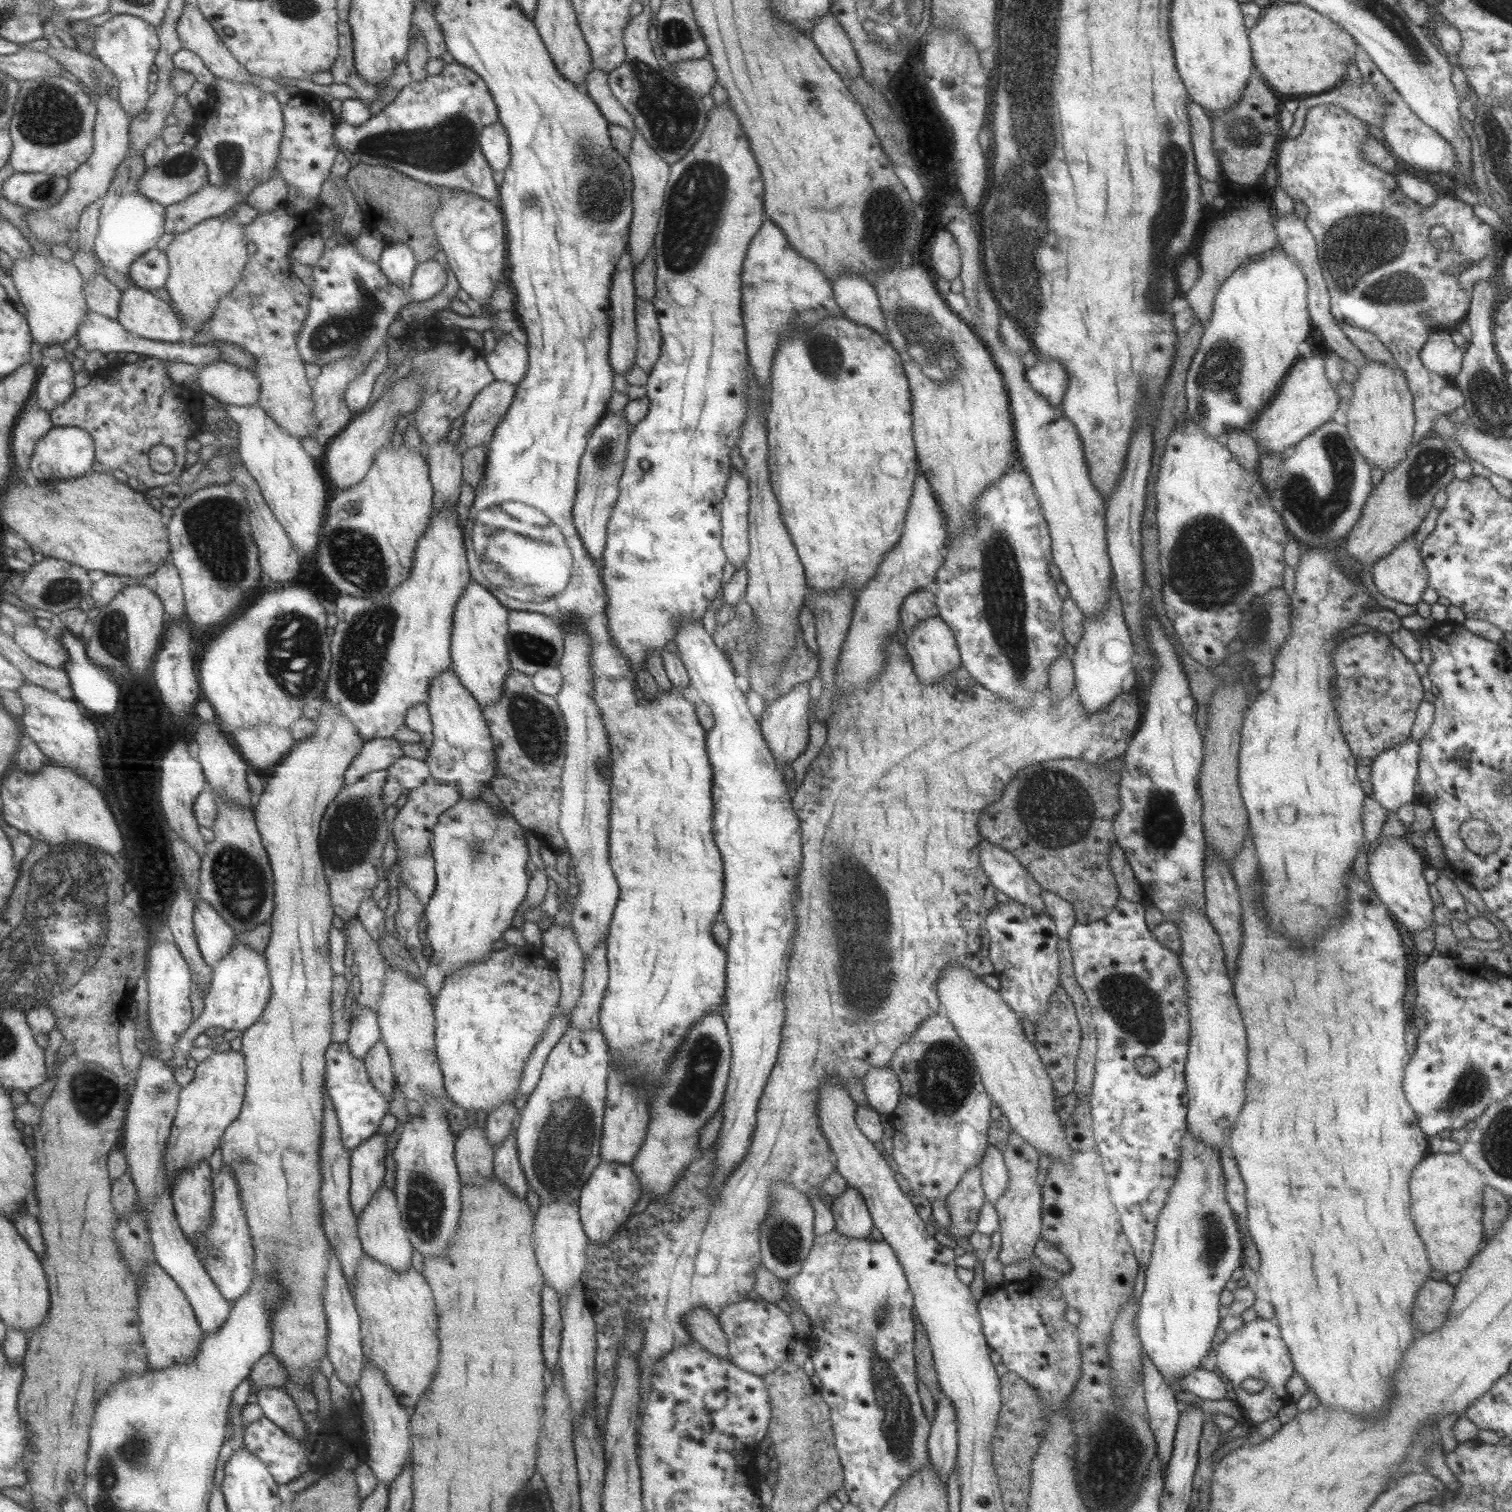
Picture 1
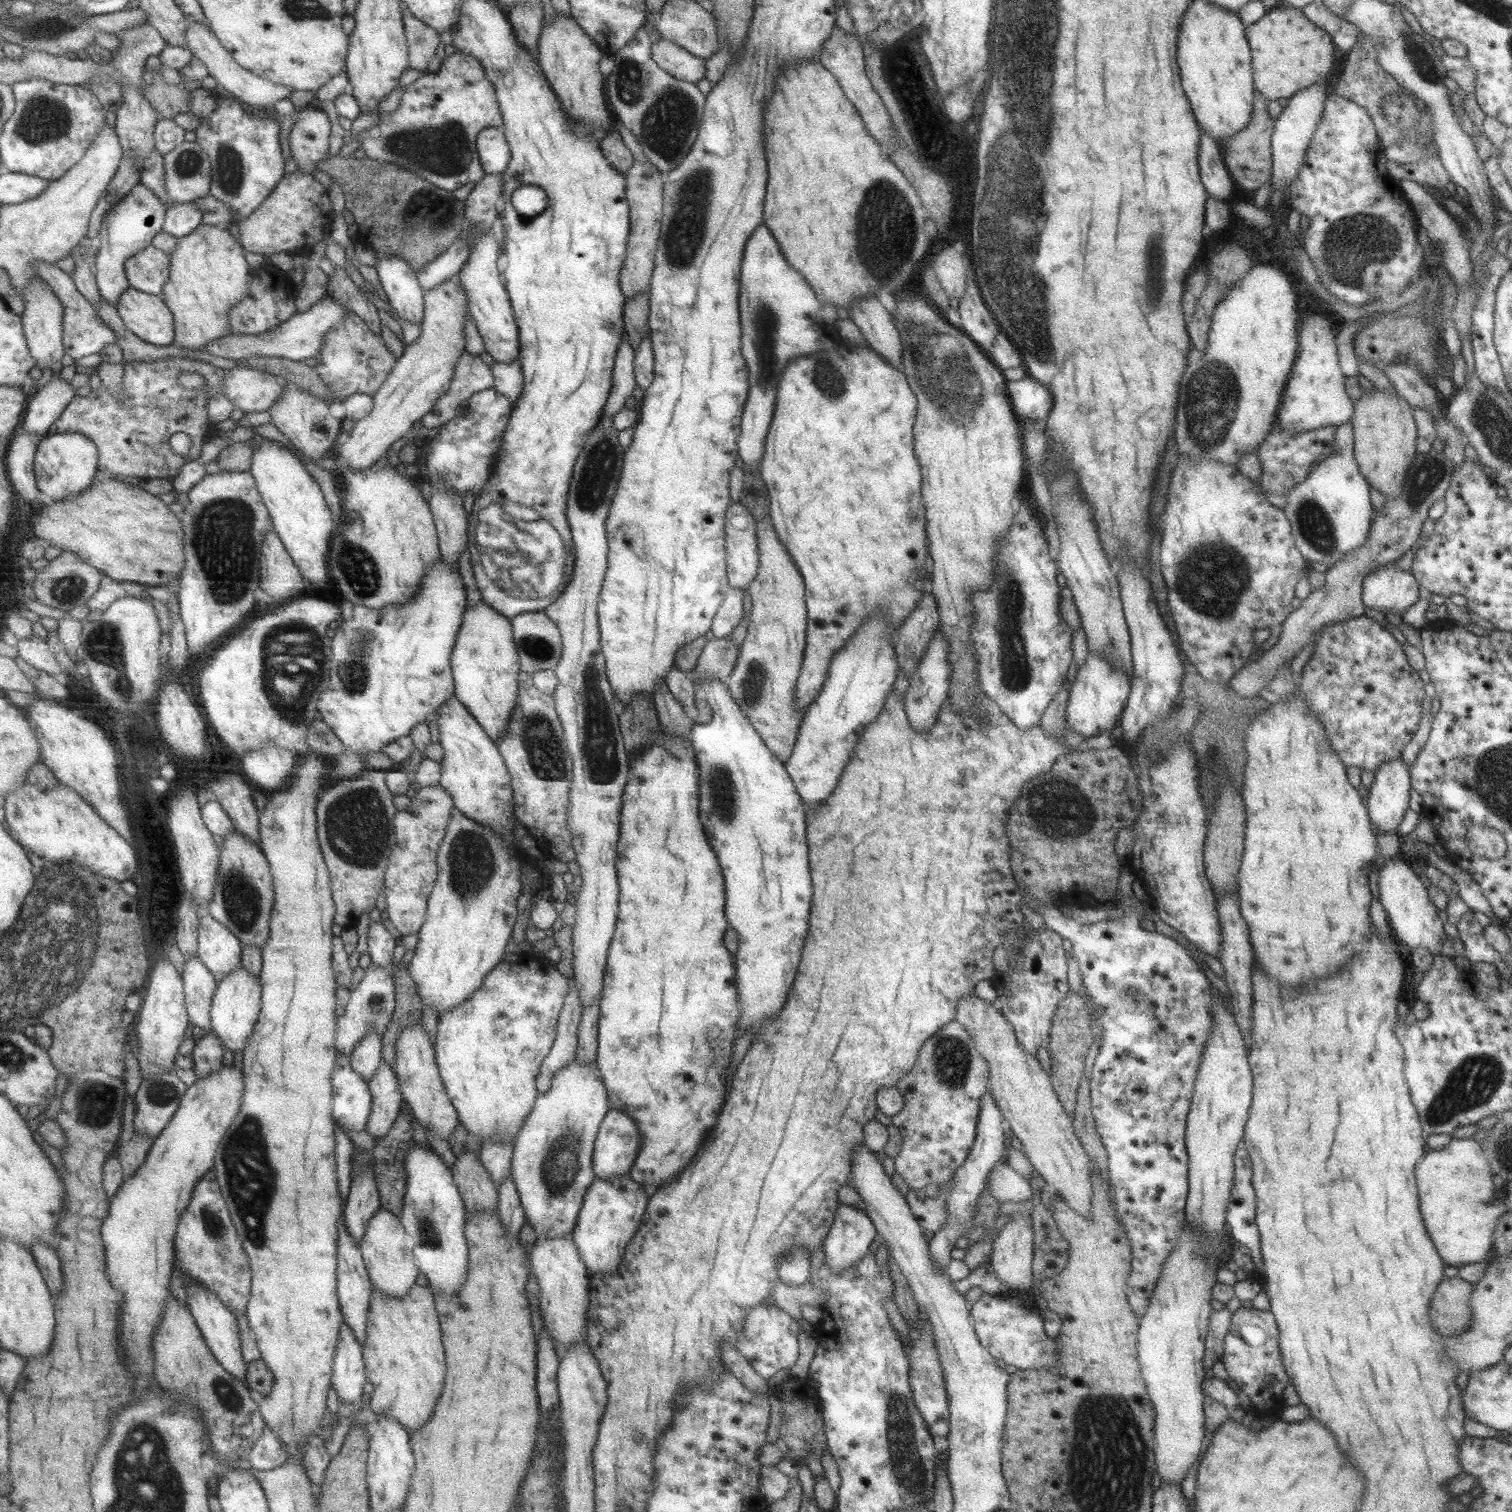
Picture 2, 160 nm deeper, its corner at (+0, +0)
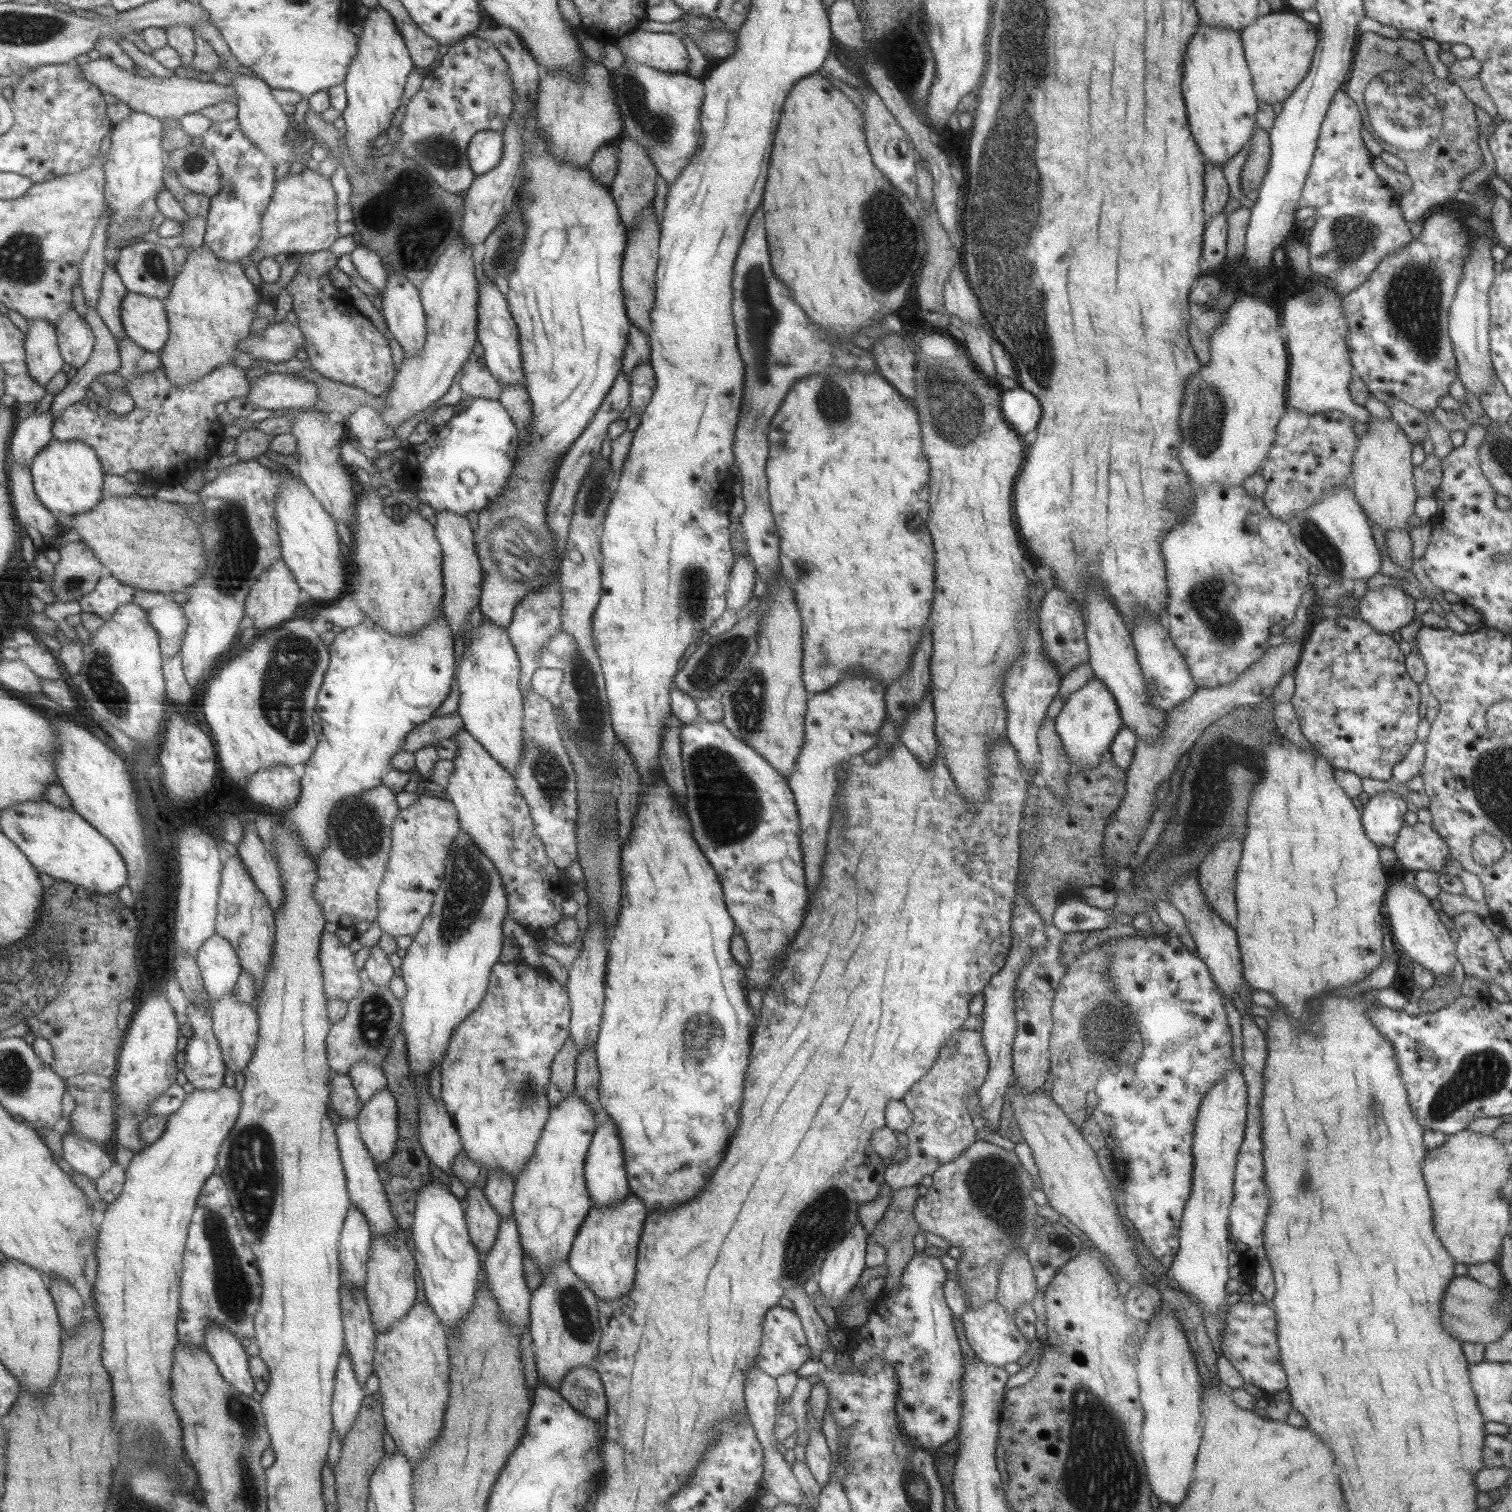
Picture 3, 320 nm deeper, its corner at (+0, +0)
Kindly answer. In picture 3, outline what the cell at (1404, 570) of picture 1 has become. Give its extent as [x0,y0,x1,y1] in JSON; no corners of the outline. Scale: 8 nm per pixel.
[1356,587,1414,635]

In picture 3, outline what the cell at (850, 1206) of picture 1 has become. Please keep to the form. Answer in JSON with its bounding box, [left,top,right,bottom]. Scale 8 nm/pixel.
[818,1222,867,1302]

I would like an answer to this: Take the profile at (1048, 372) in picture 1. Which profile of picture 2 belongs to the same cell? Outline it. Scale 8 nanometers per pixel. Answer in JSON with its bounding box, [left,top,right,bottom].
[1006,376,1053,422]

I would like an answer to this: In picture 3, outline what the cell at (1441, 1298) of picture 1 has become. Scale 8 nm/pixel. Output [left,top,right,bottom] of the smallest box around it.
[1440,1275,1510,1345]

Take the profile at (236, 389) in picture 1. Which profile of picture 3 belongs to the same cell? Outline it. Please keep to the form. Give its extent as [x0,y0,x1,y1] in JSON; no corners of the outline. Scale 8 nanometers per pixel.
[246,372,317,409]

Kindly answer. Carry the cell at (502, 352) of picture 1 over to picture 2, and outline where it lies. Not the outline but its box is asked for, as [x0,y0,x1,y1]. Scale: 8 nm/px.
[491,354,524,406]

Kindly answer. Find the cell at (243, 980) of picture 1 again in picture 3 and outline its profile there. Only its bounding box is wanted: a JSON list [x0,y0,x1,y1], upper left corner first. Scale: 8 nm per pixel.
[214,991,258,1073]

